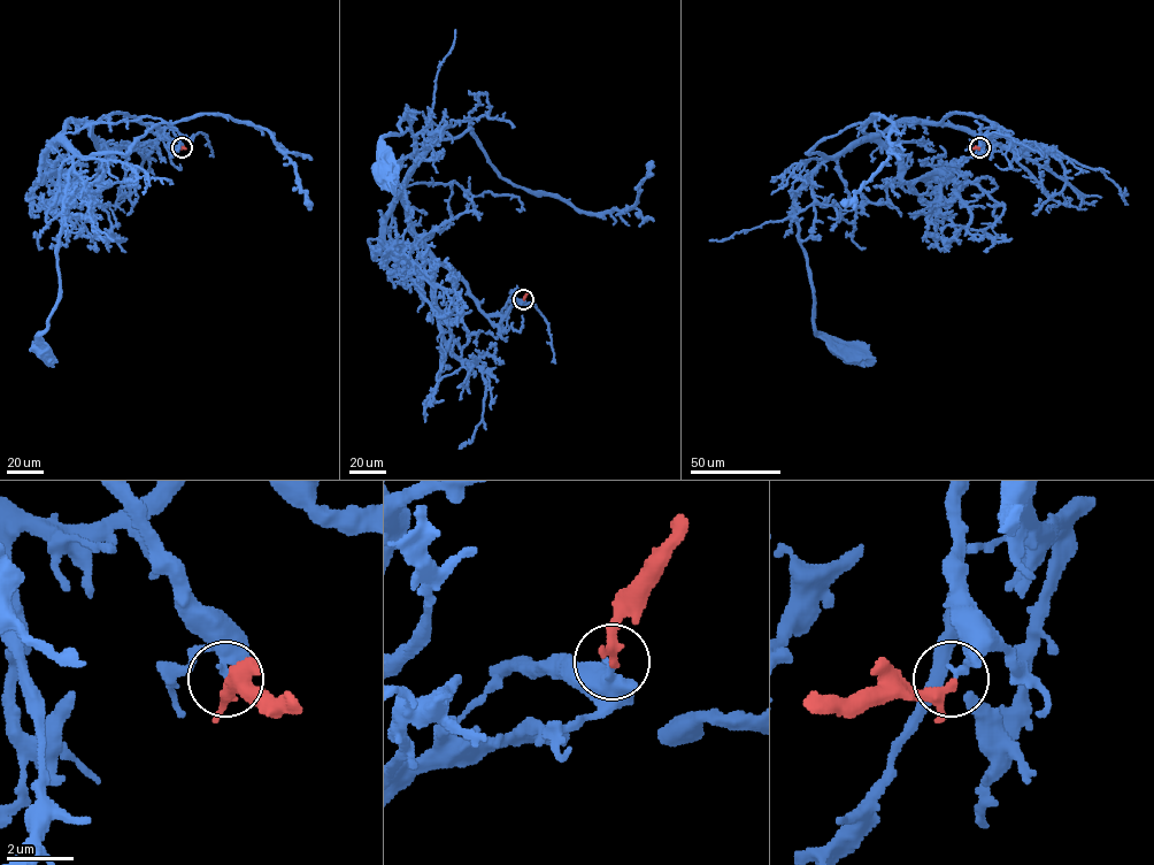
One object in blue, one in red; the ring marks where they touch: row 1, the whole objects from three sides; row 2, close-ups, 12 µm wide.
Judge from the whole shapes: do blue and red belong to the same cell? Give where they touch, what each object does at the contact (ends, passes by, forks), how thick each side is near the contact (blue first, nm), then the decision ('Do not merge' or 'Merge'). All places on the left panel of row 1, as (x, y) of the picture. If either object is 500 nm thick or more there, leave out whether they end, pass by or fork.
Place: (182, 147). At the ring blue ends. At the ring red passes by. Thickness 300 nm (blue) against 240 nm. Merge

